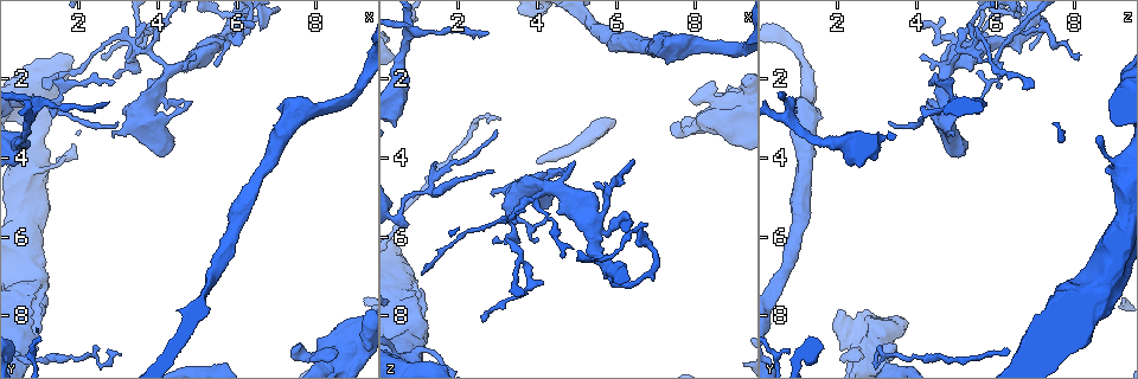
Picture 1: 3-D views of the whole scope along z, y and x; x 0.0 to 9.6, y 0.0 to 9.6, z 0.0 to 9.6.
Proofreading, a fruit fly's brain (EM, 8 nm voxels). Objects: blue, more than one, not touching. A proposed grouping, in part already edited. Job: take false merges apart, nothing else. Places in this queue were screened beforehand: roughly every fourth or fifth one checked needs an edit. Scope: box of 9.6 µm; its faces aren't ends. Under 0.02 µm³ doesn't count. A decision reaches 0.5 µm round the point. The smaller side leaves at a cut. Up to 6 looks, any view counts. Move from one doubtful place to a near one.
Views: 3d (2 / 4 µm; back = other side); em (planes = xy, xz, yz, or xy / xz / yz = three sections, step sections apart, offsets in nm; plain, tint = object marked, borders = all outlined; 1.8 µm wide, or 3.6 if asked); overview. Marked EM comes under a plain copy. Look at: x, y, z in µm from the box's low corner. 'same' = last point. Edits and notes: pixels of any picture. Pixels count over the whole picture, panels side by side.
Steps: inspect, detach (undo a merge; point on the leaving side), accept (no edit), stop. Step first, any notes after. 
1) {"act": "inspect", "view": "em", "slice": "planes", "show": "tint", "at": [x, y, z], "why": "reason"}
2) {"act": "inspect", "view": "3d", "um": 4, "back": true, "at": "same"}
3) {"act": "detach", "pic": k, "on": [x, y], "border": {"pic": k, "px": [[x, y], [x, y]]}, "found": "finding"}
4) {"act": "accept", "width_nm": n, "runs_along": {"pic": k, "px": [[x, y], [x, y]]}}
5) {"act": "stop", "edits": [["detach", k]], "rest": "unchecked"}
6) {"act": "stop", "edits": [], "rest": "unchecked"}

{"act": "inspect", "view": "em", "slice": "planes", "show": "tint", "at": [0.75, 4.30, 9.15], "why": "abrupt turn"}

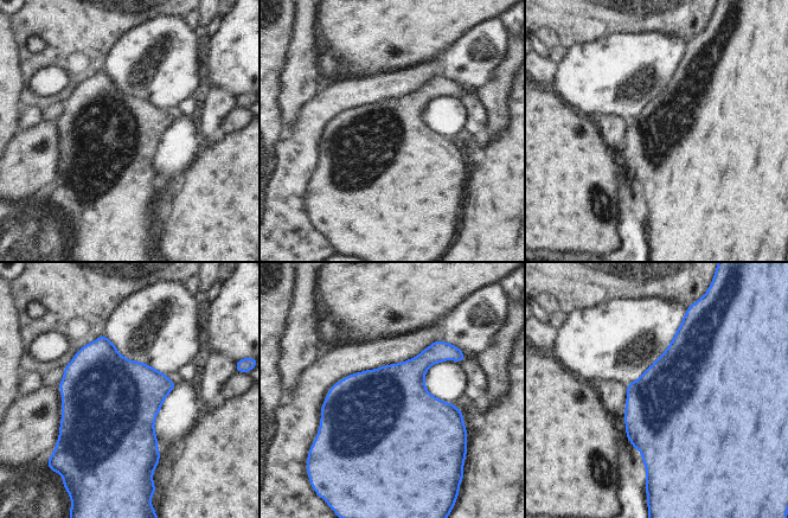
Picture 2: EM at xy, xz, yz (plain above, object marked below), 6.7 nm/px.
{"act": "accept", "width_nm": 650, "found": "one cell here"}

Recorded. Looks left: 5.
{"act": "inspect", "view": "em", "slice": "planes", "show": "tint", "at": [3.55, 1.35, 5.35], "why": "looks like a crossing"}

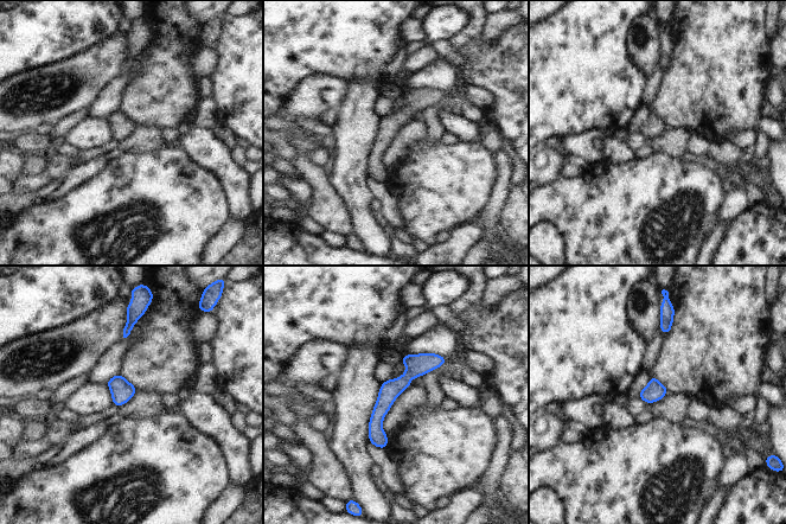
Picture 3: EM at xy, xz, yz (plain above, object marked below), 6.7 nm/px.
{"act": "accept", "width_nm": 140, "runs_along": {"pic": 3, "px": [[441, 359], [385, 398], [371, 439]]}, "found": "all the same cell"}

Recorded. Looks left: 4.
{"act": "inspect", "view": "em", "slice": "xz", "step": 16, "show": "tint", "at": [5.45, 1.15, 5.85], "why": "four arms meet"}

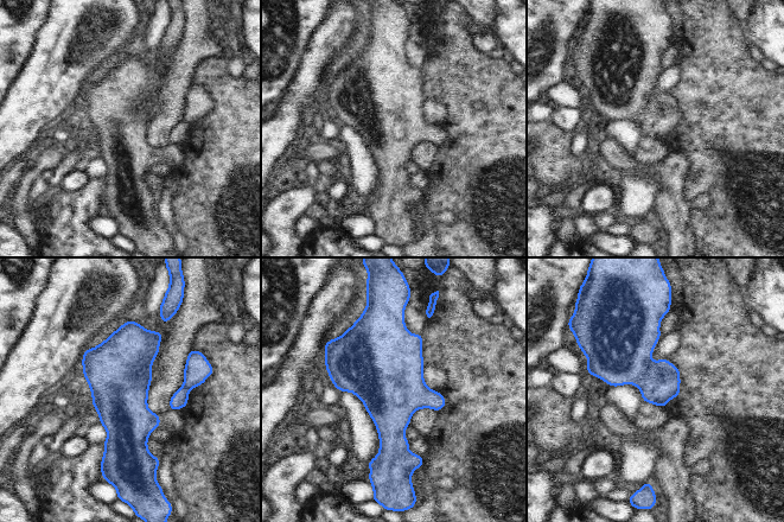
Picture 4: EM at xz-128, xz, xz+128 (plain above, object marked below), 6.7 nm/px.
{"act": "inspect", "view": "em", "slice": "planes", "show": "tint", "at": "same"}

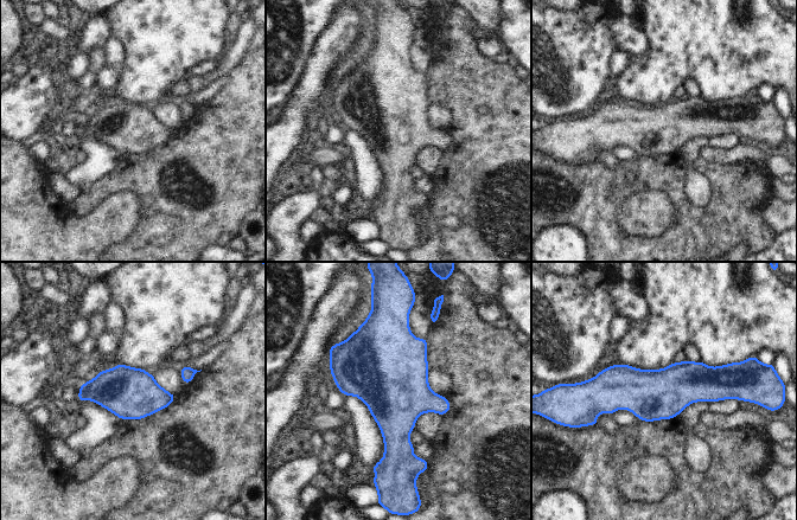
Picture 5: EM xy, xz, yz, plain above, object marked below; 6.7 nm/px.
{"act": "accept", "width_nm": 360, "runs_along": {"pic": 5, "px": [[593, 389], [729, 389], [735, 395]]}, "found": "continuous, no second cell"}

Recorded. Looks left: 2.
{"act": "stop", "edits": [], "rest": "unchecked"}

